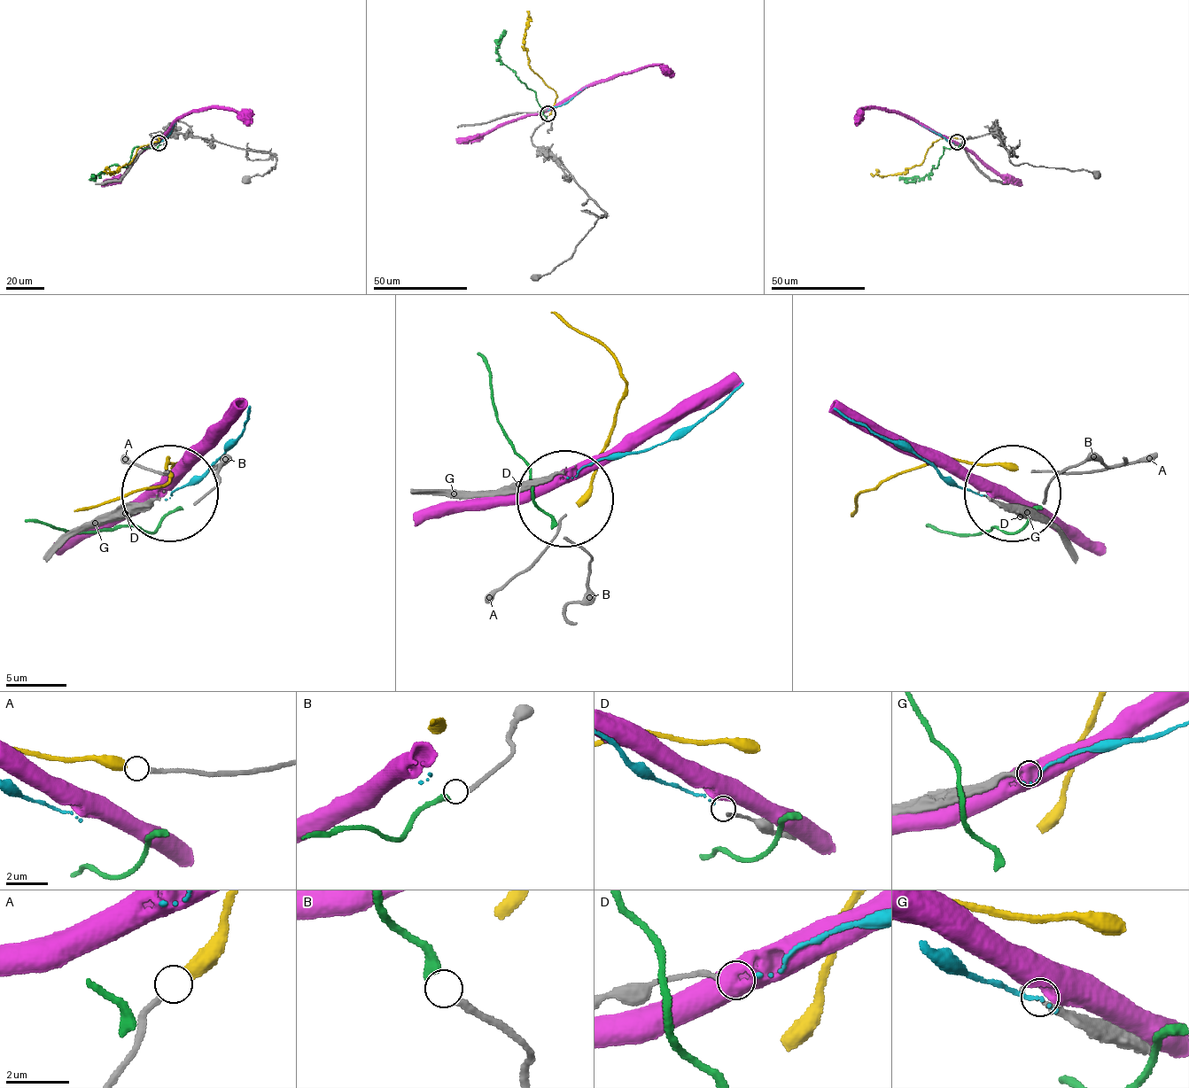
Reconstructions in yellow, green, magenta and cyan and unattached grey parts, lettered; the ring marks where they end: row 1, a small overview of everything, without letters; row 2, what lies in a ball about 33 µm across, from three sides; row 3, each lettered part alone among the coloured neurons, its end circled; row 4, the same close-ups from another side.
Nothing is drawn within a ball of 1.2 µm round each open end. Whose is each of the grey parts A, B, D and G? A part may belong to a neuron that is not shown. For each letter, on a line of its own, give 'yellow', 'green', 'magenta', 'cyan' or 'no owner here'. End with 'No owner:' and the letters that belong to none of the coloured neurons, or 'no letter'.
A: yellow
B: green
D: cyan
G: no owner here
No owner: G

